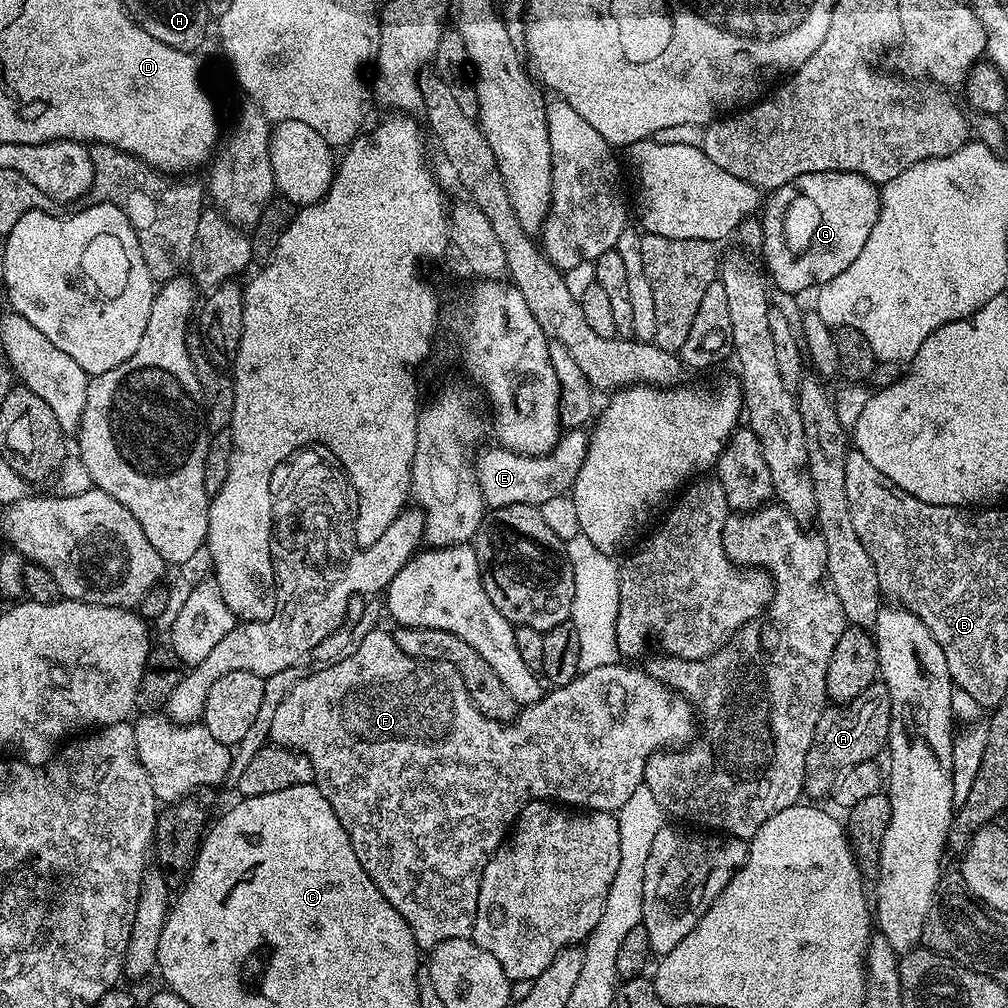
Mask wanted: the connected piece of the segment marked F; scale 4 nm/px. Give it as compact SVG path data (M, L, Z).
M378 626L370 630L370 634L359 637L351 651L340 659L317 667L317 672L309 671L296 683L294 690L286 694L278 710L274 710L274 722L270 722L268 738L273 745L294 748L307 754L310 766L314 766L314 783L326 798L326 802L330 802L334 814L338 814L338 822L342 822L350 838L350 846L354 846L354 854L358 854L358 862L362 862L362 870L366 870L374 886L382 890L386 902L390 902L390 906L394 906L394 910L402 914L402 918L414 934L417 945L421 949L431 950L447 940L471 937L478 910L482 870L504 843L520 811L529 802L553 800L576 810L619 813L620 808L626 806L626 798L630 798L630 794L634 794L634 790L643 785L646 762L657 750L692 743L698 732L698 717L692 705L679 692L667 688L662 680L654 679L651 672L643 667L627 668L624 664L627 663L617 662L600 666L578 675L565 688L553 687L545 691L538 702L521 707L515 720L500 724L497 720L486 718L486 714L477 710L470 694L466 694L462 674L458 674L454 666L450 666L445 660L419 660L410 654L402 654L402 650L398 650L394 642L391 631L383 632L383 627Z

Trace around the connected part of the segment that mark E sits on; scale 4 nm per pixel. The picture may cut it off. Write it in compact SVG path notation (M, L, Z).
M574 428L561 435L559 444L545 456L519 456L508 448L491 446L474 460L474 475L480 484L485 505L489 509L515 504L542 505L550 498L565 495L571 489L578 470L586 458L589 433L584 428Z

